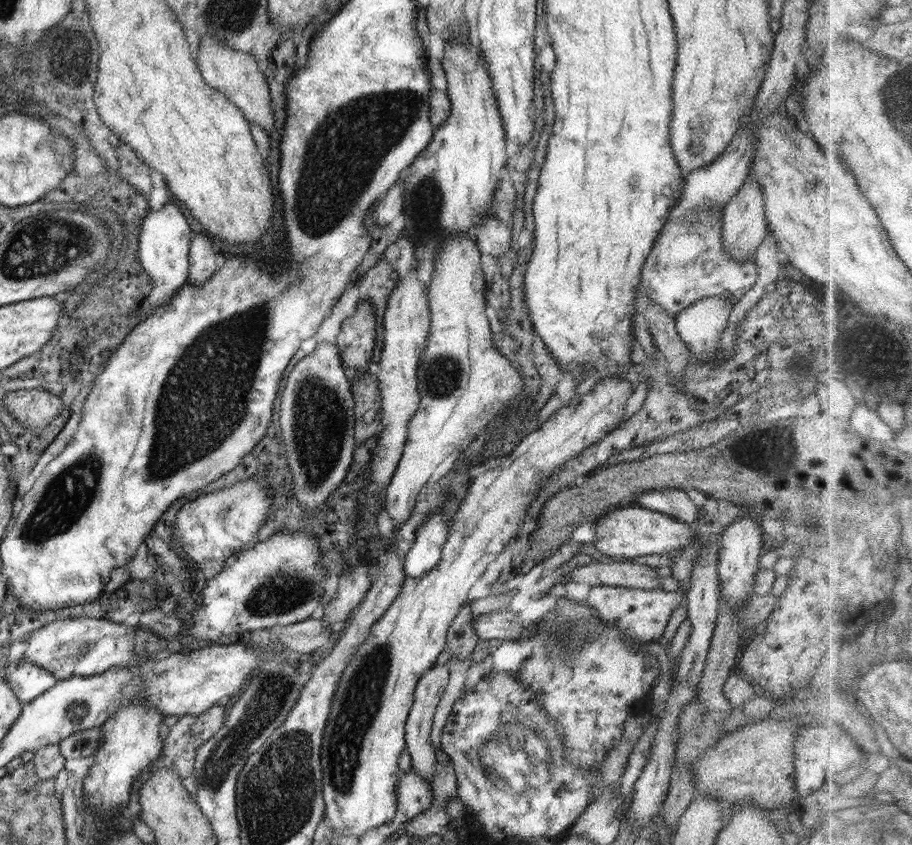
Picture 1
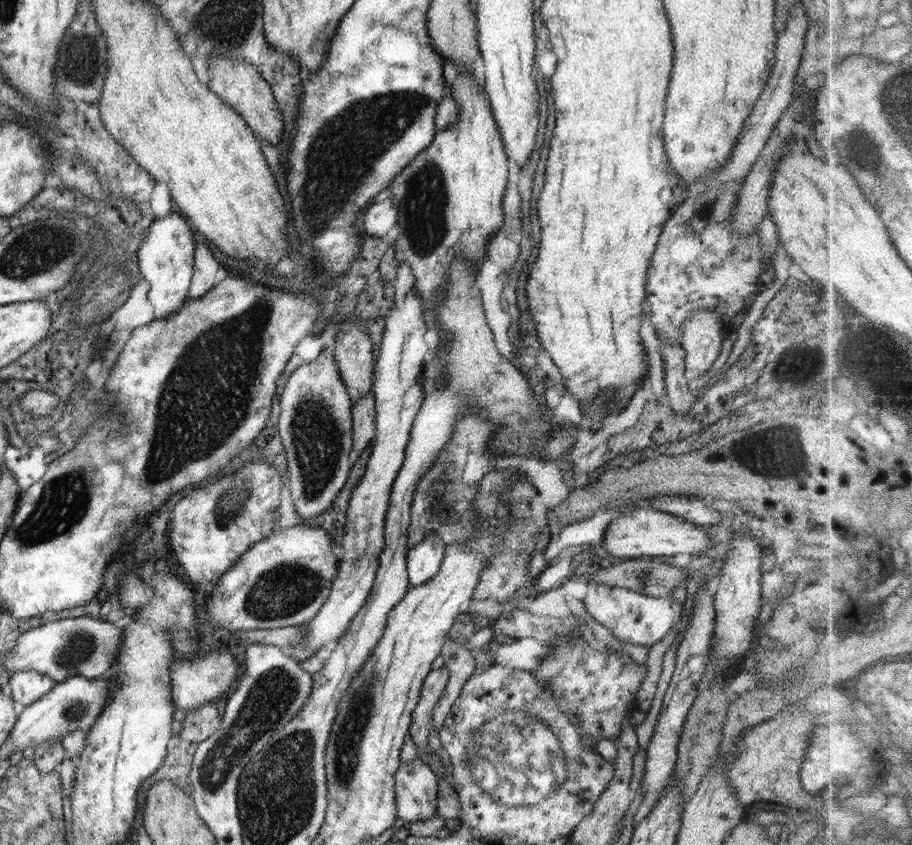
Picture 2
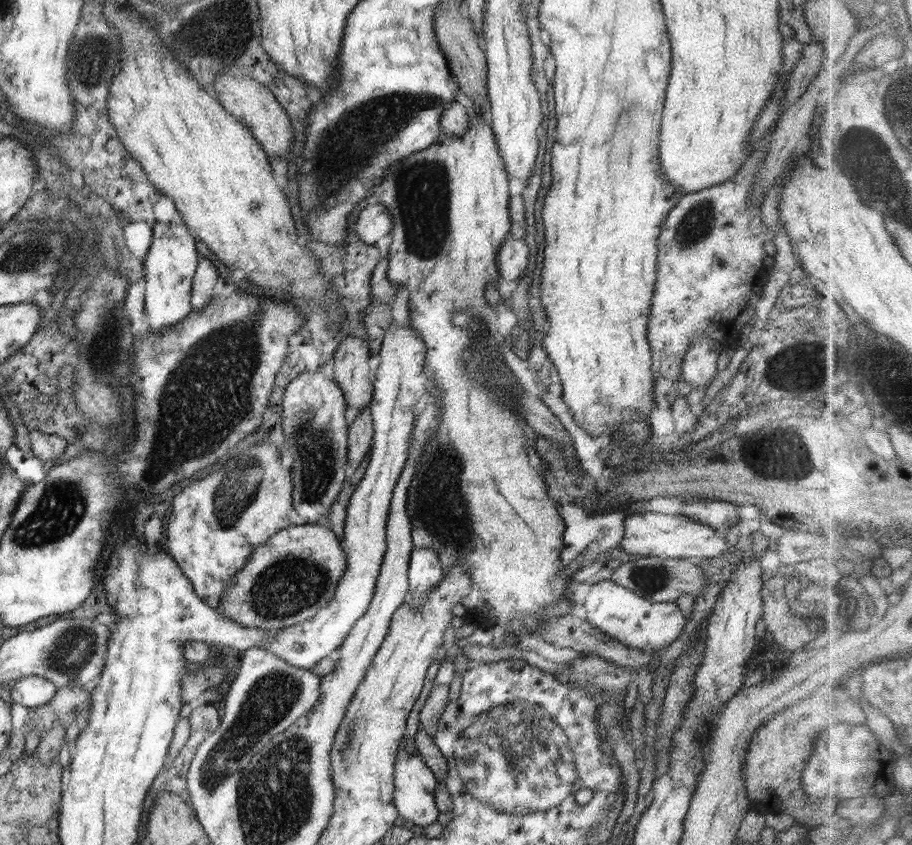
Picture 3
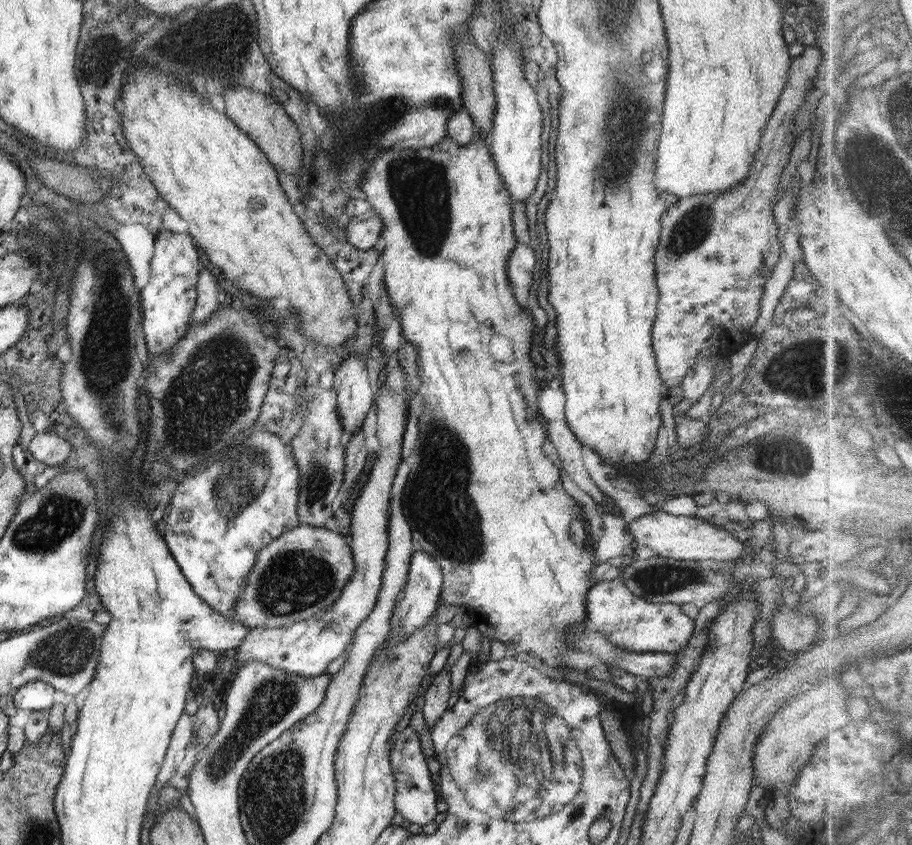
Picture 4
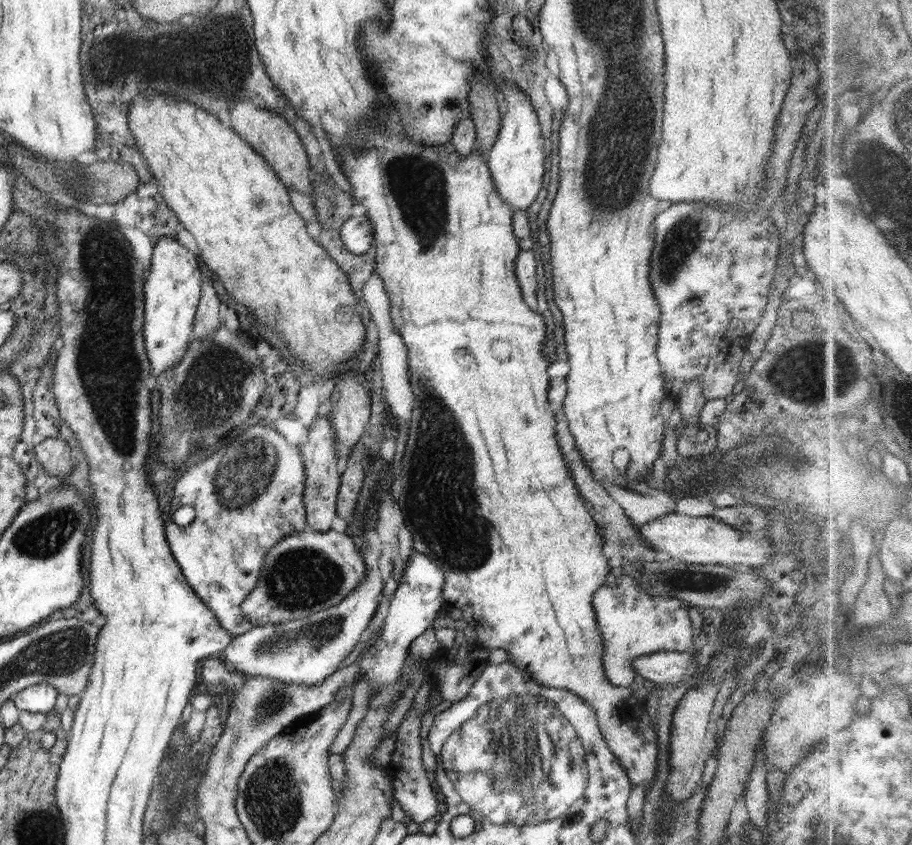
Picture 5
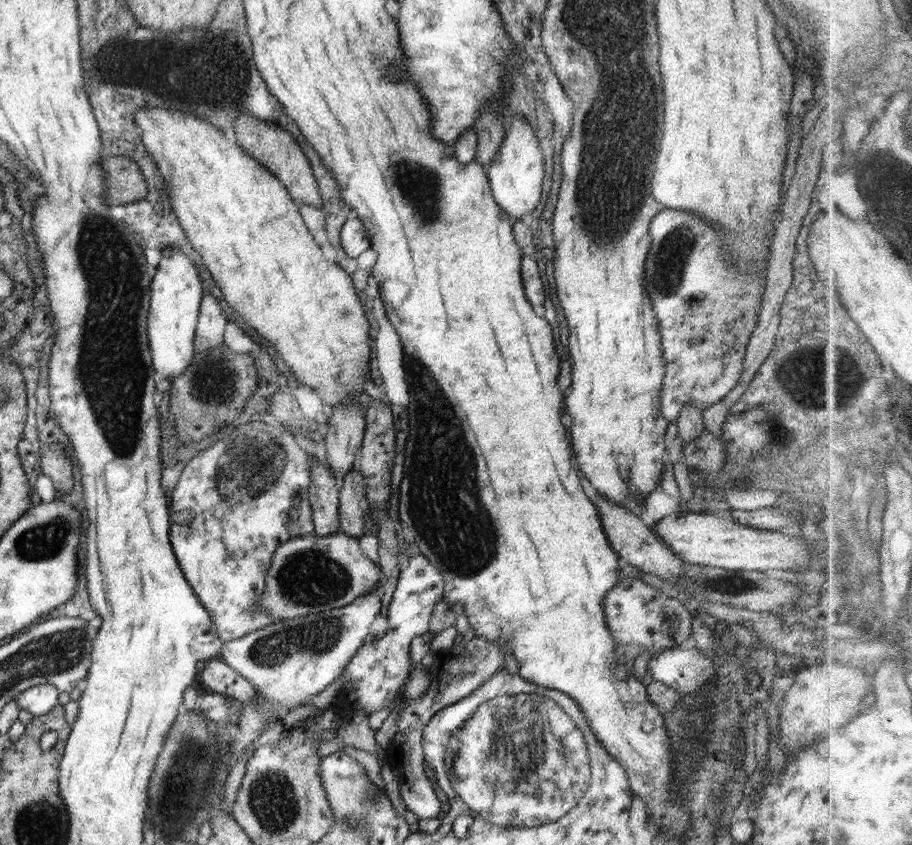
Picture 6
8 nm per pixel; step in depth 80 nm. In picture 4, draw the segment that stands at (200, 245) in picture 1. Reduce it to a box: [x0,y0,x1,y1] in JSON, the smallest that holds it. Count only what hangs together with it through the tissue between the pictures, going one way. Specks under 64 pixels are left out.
[192,268,220,325]

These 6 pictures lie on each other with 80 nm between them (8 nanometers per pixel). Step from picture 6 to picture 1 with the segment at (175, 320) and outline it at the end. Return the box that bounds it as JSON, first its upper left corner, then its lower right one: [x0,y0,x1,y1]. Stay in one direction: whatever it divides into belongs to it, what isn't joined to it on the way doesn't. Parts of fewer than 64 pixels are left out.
[138,201,194,309]

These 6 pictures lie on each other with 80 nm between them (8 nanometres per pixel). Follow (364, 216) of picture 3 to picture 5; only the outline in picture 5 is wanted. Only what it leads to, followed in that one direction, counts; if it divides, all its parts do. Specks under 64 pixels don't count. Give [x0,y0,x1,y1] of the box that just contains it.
[340,215,374,255]

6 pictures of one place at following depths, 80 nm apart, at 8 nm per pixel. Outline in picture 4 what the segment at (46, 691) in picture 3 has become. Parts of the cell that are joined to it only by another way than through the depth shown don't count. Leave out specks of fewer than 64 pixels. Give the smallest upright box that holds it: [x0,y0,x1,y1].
[12,682,56,713]

